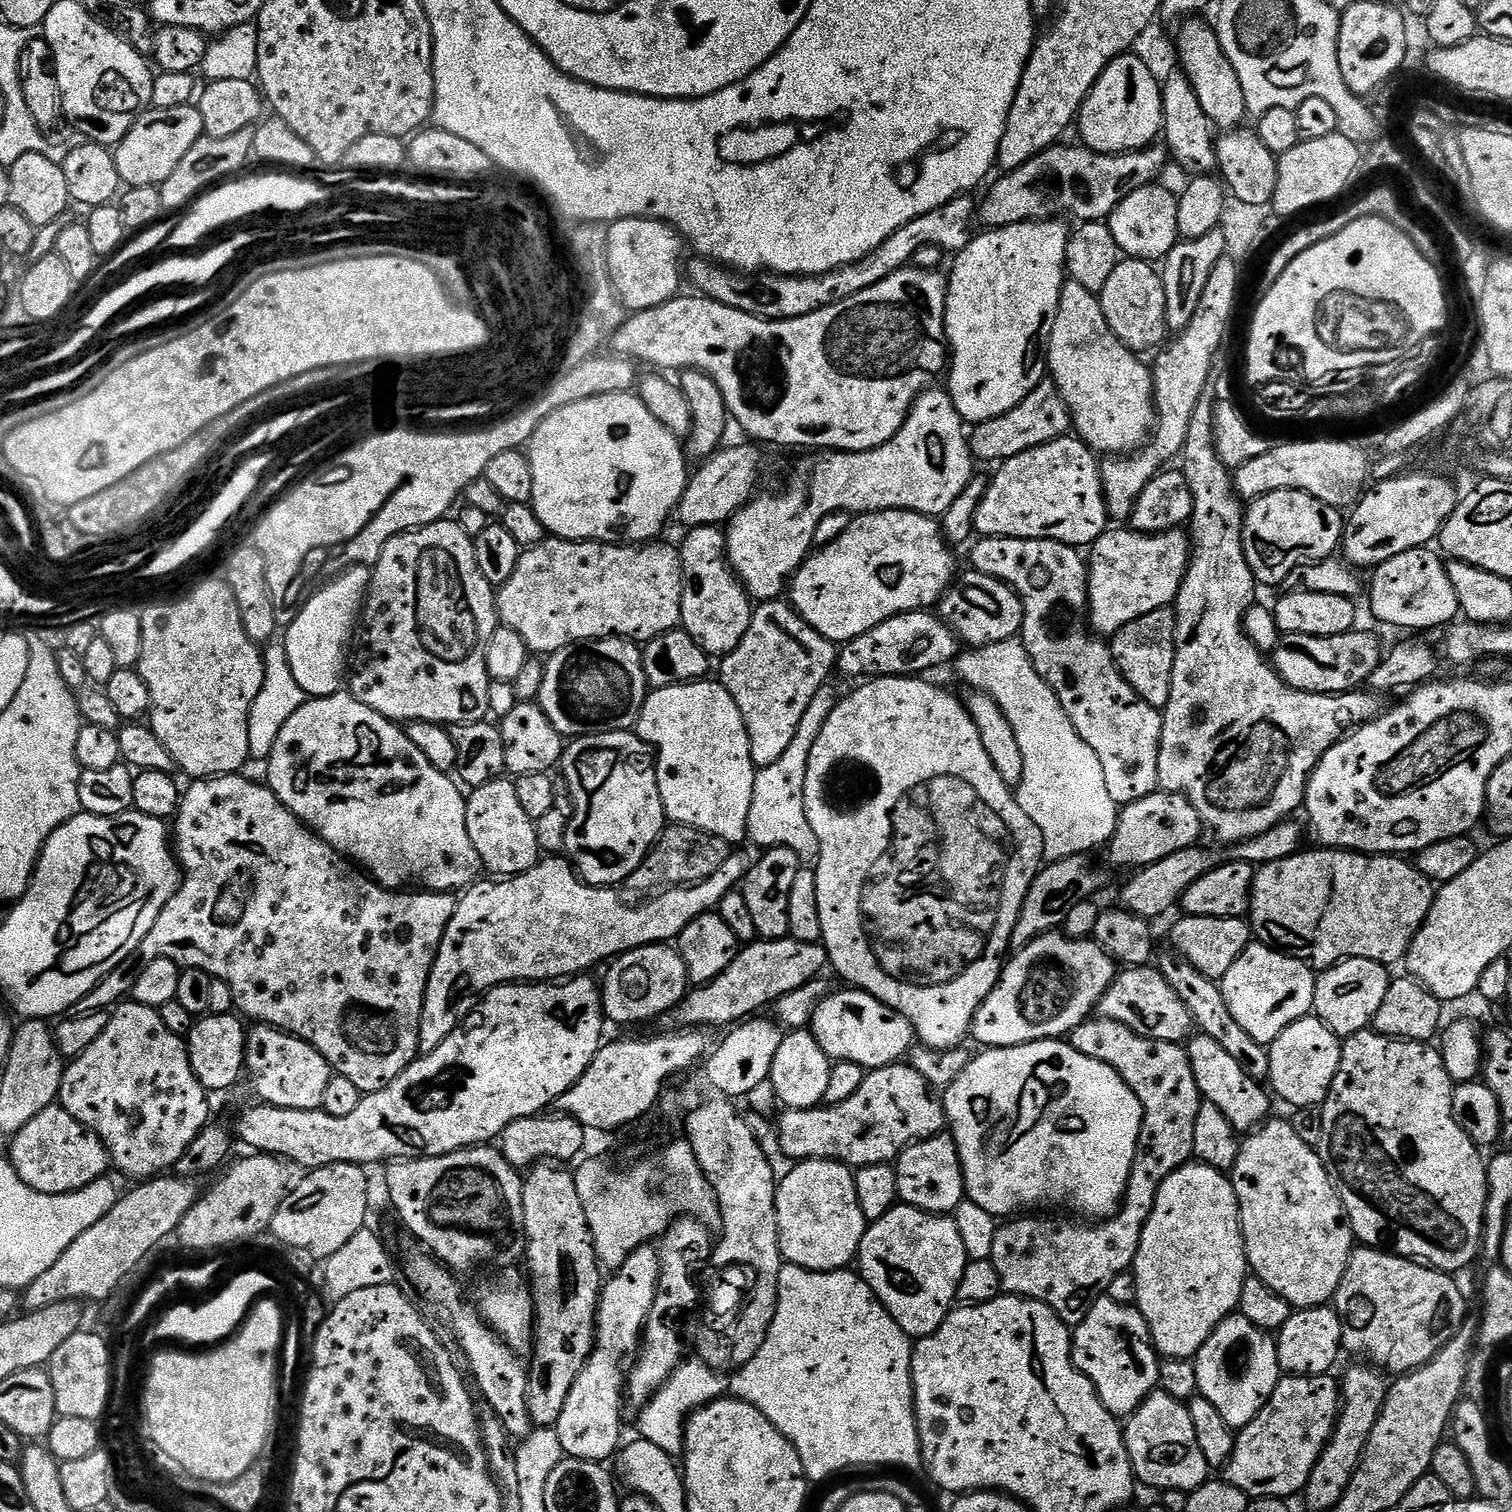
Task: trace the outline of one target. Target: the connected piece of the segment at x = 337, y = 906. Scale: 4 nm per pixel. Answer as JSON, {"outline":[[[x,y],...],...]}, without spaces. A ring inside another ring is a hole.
{"outline":[[[244,774],[196,778],[189,784],[192,785],[183,789],[180,809],[174,817],[174,855],[182,873],[180,889],[174,894],[174,898],[170,898],[154,930],[145,938],[142,945],[143,959],[150,961],[157,956],[169,956],[181,969],[201,968],[219,983],[221,980],[222,983],[228,984],[229,990],[232,991],[232,1000],[236,1003],[235,1011],[241,1017],[249,1021],[252,1019],[252,1022],[269,1024],[272,1028],[281,1028],[291,1036],[296,1036],[307,1044],[313,1044],[328,1059],[333,1073],[350,1078],[350,1082],[354,1082],[354,1086],[358,1086],[362,1094],[377,1092],[390,1086],[390,1082],[394,1082],[398,1074],[405,1072],[421,1051],[419,1048],[422,1048],[422,1025],[425,1017],[424,995],[428,989],[428,979],[436,956],[440,952],[444,931],[446,926],[450,926],[450,918],[454,918],[457,897],[451,892],[393,890],[376,883],[371,875],[365,874],[353,861],[341,856],[320,839],[308,825],[302,824],[300,819],[272,793],[271,788],[263,783],[260,785],[247,780]],[[188,896],[196,896],[197,904],[188,900]],[[195,908],[197,914],[204,919],[204,929],[200,932],[204,941],[201,942],[200,948],[196,944],[188,944],[188,912],[194,911]]]}

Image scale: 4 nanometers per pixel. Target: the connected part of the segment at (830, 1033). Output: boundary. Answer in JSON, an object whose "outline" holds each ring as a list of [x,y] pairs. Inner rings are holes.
{"outline":[[[829,991],[814,1010],[810,1031],[829,1060],[854,1062],[865,1070],[884,1068],[909,1055],[914,1044],[912,1021],[869,992]]]}

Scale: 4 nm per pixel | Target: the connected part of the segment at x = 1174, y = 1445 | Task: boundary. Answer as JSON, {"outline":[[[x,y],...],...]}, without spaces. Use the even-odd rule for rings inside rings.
{"outline":[[[1155,1390],[1141,1402],[1134,1415],[1127,1417],[1123,1429],[1132,1471],[1141,1485],[1191,1494],[1208,1483],[1210,1469],[1206,1458],[1202,1458],[1198,1434],[1194,1434],[1194,1422],[1185,1401]]]}

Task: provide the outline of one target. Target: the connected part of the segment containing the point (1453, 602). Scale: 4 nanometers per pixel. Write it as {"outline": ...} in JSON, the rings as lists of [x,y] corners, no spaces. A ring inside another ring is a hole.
{"outline":[[[1425,546],[1406,550],[1406,554],[1394,554],[1394,558],[1382,562],[1371,573],[1372,589],[1367,589],[1366,597],[1373,614],[1382,623],[1392,628],[1443,629],[1461,615],[1458,594],[1450,586],[1445,561],[1432,550]]]}

